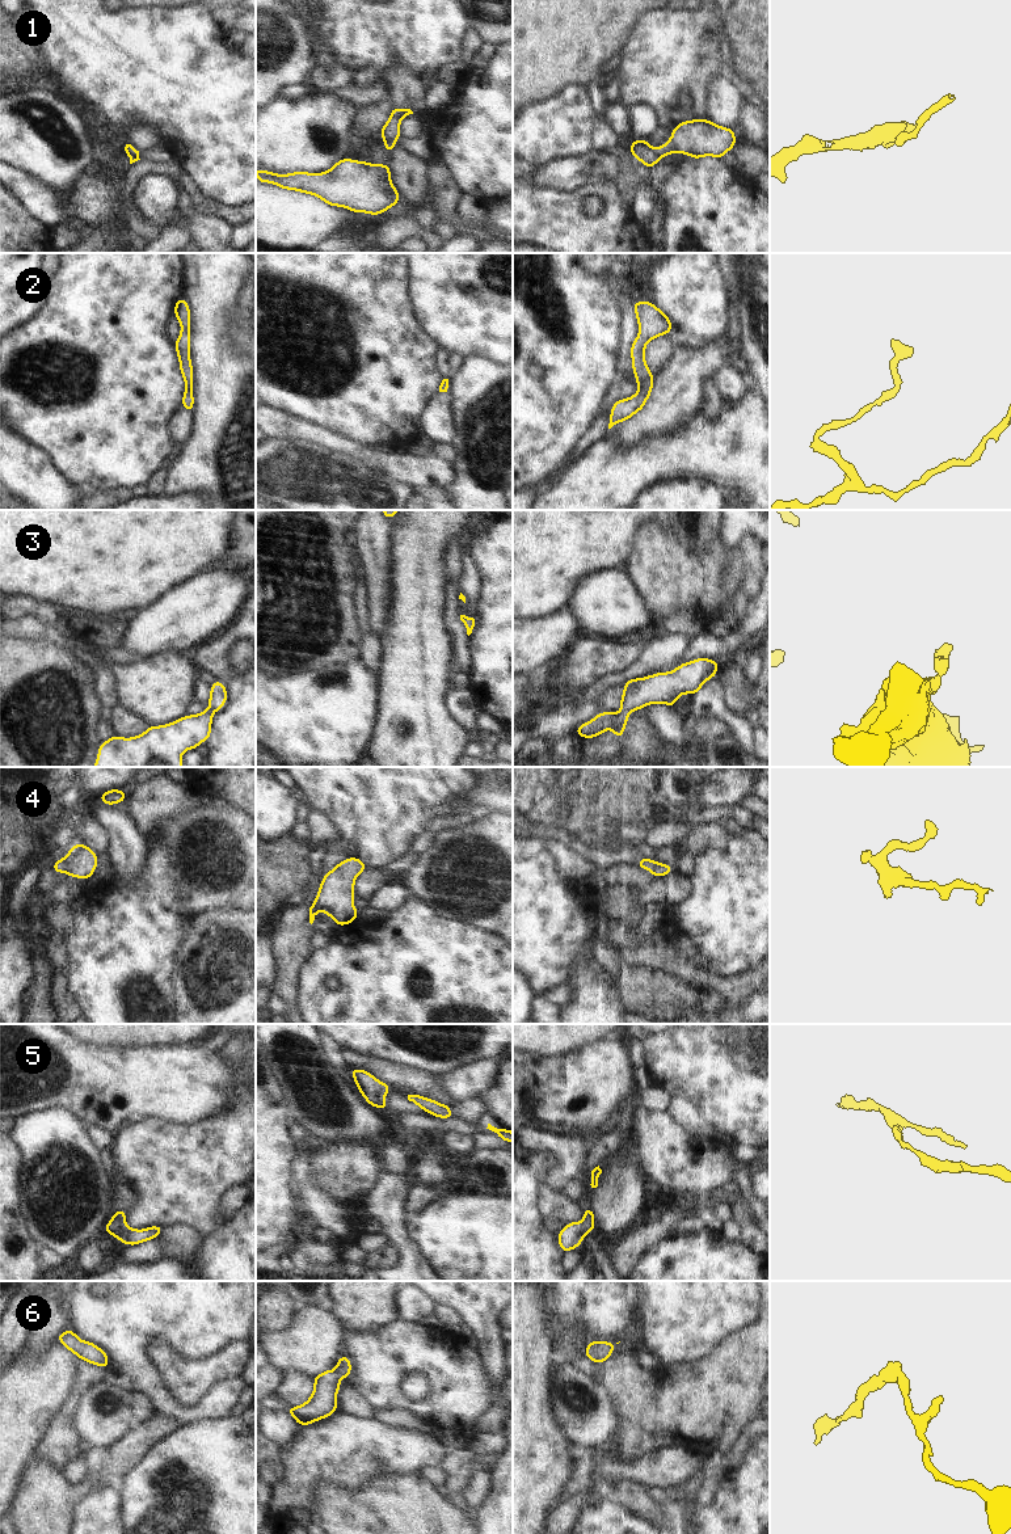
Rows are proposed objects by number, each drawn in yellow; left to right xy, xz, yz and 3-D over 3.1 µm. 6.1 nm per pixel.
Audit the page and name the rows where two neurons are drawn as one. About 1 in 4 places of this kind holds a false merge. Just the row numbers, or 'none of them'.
1

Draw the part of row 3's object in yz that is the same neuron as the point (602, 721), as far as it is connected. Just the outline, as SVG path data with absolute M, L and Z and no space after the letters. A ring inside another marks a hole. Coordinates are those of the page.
M702 657L684 662L669 673L629 679L624 682L622 707L618 713L601 712L593 720L580 725L574 733L582 738L594 738L611 729L616 738L622 738L629 712L649 704L674 707L681 695L695 695L708 679L716 677L717 667L719 662Z

